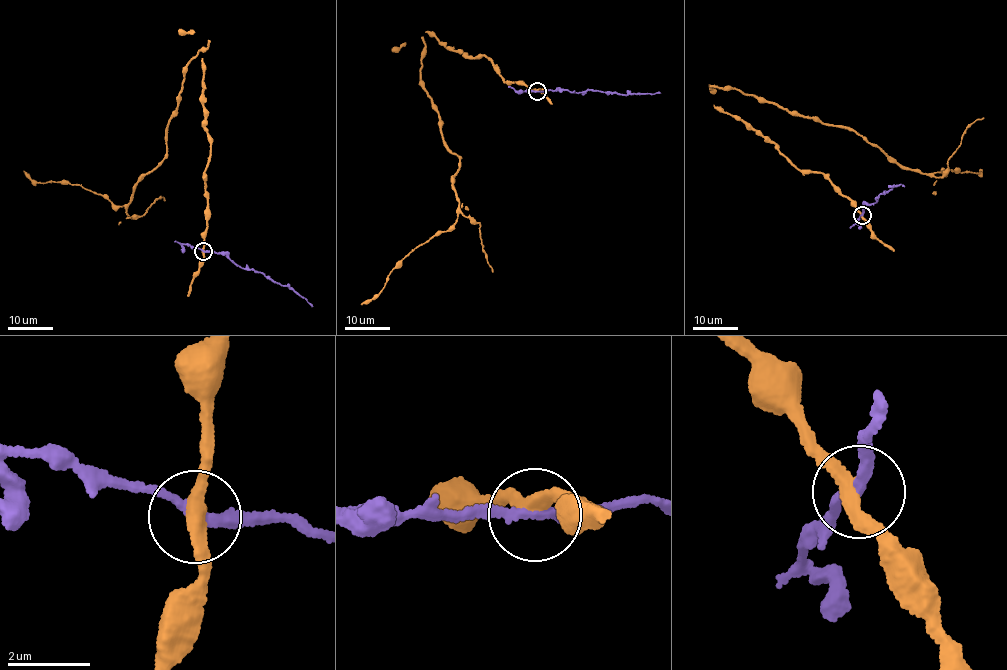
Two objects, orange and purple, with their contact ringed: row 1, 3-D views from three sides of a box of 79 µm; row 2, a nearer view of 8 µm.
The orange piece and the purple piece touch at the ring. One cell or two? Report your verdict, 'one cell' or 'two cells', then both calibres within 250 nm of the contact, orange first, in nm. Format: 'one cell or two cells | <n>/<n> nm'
two cells | 320/240 nm

